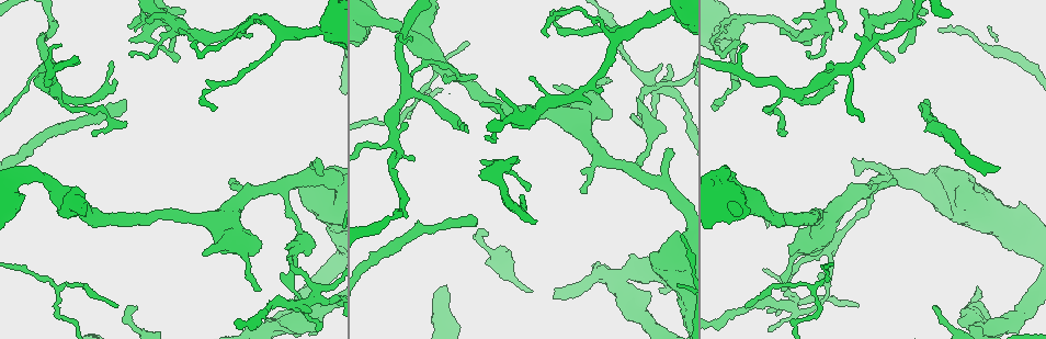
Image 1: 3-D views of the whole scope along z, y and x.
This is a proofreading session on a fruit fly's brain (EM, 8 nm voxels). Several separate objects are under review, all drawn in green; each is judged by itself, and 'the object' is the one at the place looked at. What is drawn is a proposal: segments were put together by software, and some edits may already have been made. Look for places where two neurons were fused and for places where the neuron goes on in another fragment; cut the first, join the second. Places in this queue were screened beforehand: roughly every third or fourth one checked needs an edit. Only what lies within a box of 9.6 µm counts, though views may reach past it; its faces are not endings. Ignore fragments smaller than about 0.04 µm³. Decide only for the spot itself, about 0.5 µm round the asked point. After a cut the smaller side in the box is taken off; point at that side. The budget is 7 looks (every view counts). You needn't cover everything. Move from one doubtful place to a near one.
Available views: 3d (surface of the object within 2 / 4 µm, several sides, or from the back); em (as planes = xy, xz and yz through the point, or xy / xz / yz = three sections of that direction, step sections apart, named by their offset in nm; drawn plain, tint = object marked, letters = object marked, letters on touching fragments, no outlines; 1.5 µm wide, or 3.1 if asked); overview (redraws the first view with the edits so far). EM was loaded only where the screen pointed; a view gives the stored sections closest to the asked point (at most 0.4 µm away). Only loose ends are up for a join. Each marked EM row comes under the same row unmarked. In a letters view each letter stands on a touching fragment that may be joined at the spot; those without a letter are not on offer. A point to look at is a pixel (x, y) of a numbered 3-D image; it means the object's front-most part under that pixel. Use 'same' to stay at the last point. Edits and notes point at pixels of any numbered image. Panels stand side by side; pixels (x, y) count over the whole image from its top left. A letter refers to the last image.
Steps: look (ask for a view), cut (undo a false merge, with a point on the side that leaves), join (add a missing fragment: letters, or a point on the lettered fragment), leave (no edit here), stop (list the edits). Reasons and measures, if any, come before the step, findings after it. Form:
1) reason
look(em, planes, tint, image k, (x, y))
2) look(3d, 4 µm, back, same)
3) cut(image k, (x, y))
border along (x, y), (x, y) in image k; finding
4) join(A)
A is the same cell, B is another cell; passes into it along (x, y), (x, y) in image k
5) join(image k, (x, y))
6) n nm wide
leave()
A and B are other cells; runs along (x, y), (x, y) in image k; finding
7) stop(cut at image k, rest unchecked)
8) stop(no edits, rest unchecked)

abrupt turn
look(em, yz, step 4, tint, image 1, (311, 284))

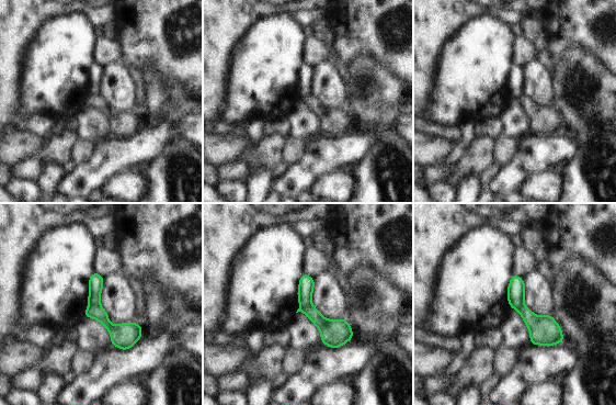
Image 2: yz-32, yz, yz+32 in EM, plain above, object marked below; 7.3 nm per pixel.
cut it another way
look(em, planes, tint, same)

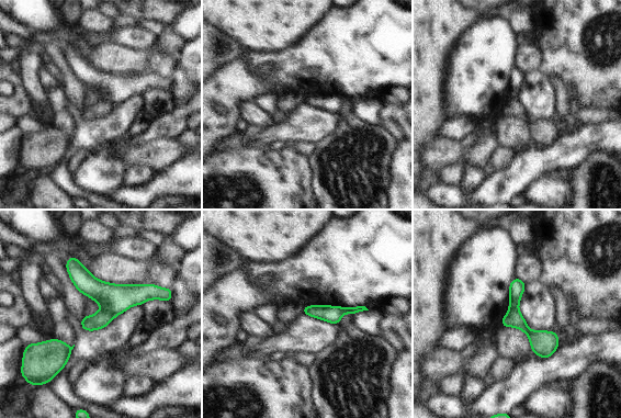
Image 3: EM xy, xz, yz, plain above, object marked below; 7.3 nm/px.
look(em, planes, letters, same)

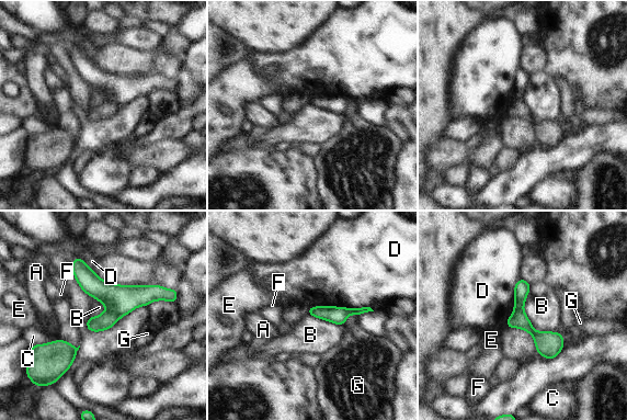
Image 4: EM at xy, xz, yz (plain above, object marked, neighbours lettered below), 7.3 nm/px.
cut(image 4, (106, 320))
A, B, C, D, E, F and G are other cells; border along (106, 310), (120, 317) in image 4; a second neuron is stuck on

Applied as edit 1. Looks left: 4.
free end
look(3d, 2 µm, image 1, (669, 148))

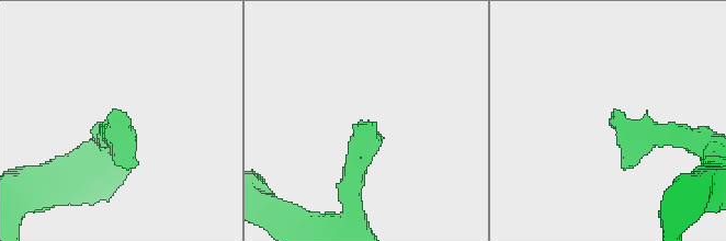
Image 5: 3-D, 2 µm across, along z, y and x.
need the tissue
look(em, yz, step 4, tint, image 5, (114, 109))

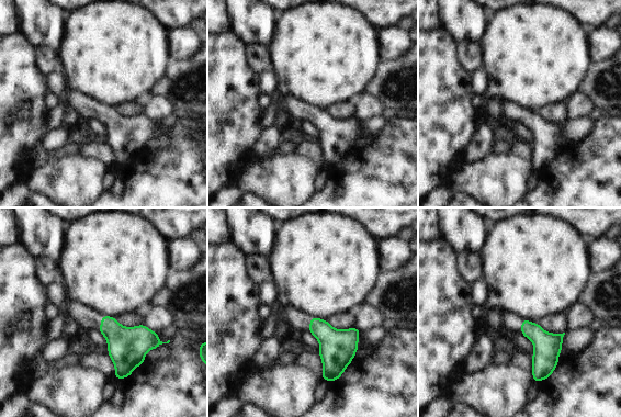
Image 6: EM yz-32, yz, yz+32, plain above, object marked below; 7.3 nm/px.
another direction
look(em, planes, letters, same)

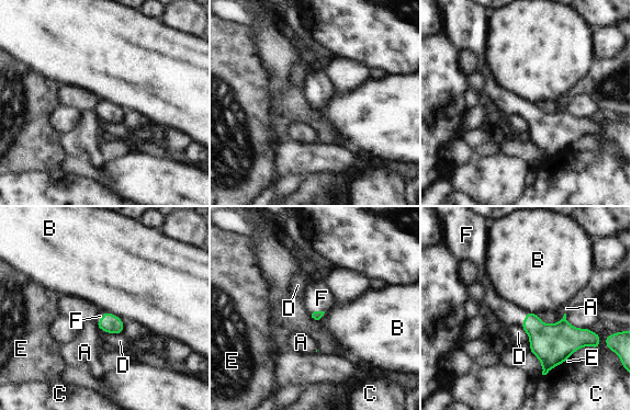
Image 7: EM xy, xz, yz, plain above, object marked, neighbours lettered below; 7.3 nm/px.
join(F)
F is the same cell, A, B, C, D and E are other cells; the neuron continues

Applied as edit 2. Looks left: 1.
free end
look(em, planes, letters, image 1, (830, 60))

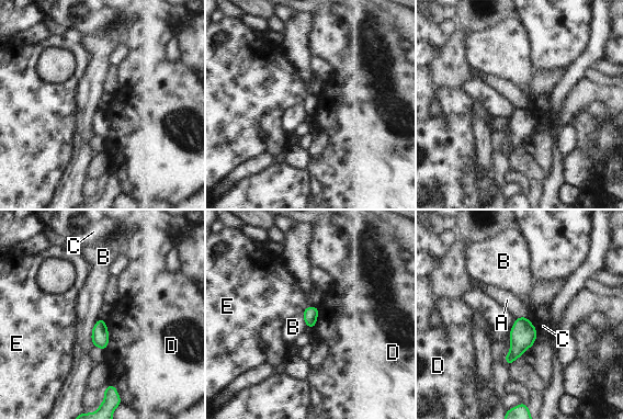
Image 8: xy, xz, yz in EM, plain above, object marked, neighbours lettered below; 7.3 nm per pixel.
leave()
A, B, C, D and E are other cells; border along (522, 315), (516, 319) in image 8; no lettered fragment goes on from it

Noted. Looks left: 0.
stop(cut at image 4, join at image 7, rest unchecked)

